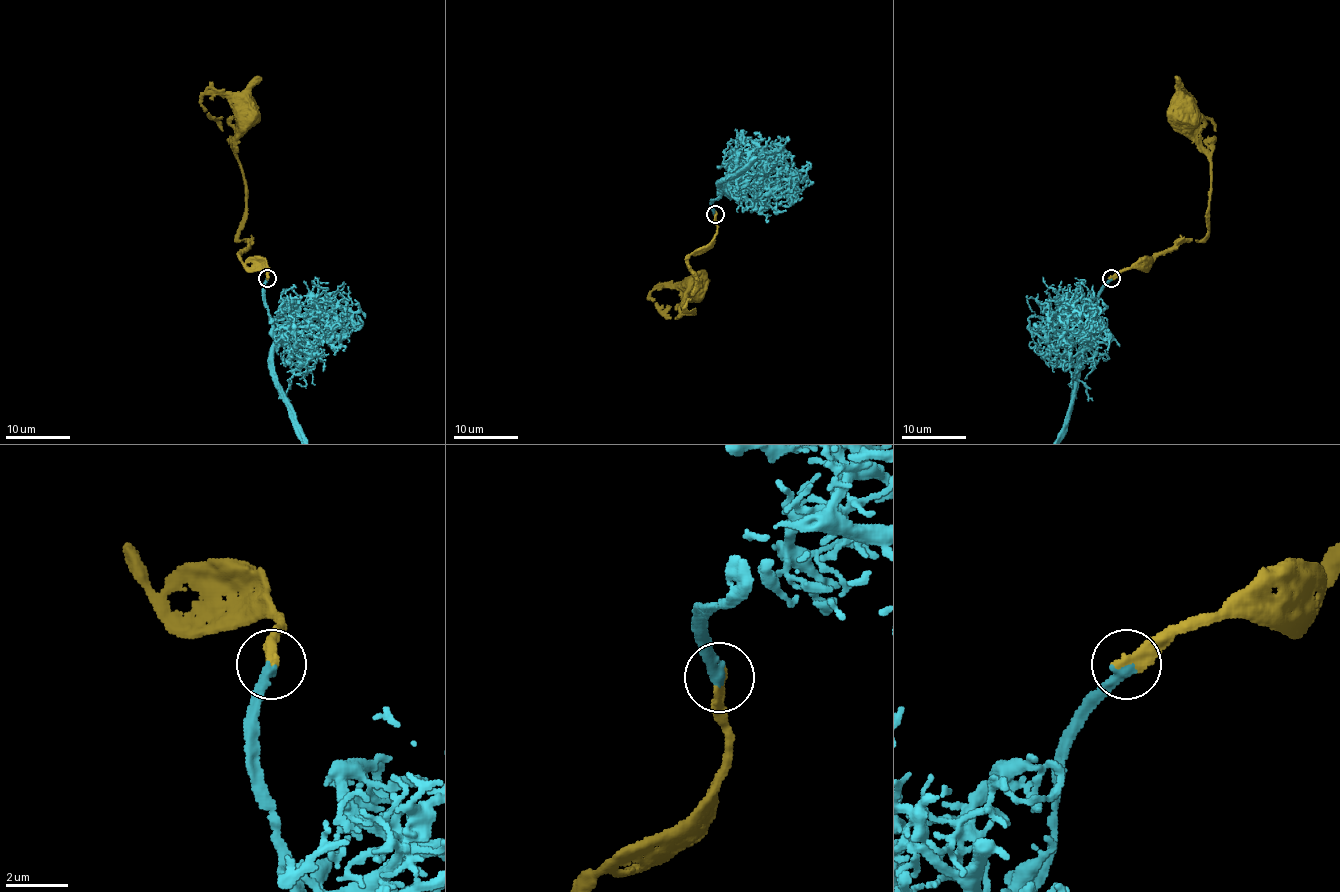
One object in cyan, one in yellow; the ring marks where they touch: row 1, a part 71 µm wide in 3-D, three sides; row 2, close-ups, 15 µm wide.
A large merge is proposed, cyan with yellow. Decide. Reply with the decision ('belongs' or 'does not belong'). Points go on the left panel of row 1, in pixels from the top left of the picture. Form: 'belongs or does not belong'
belongs

